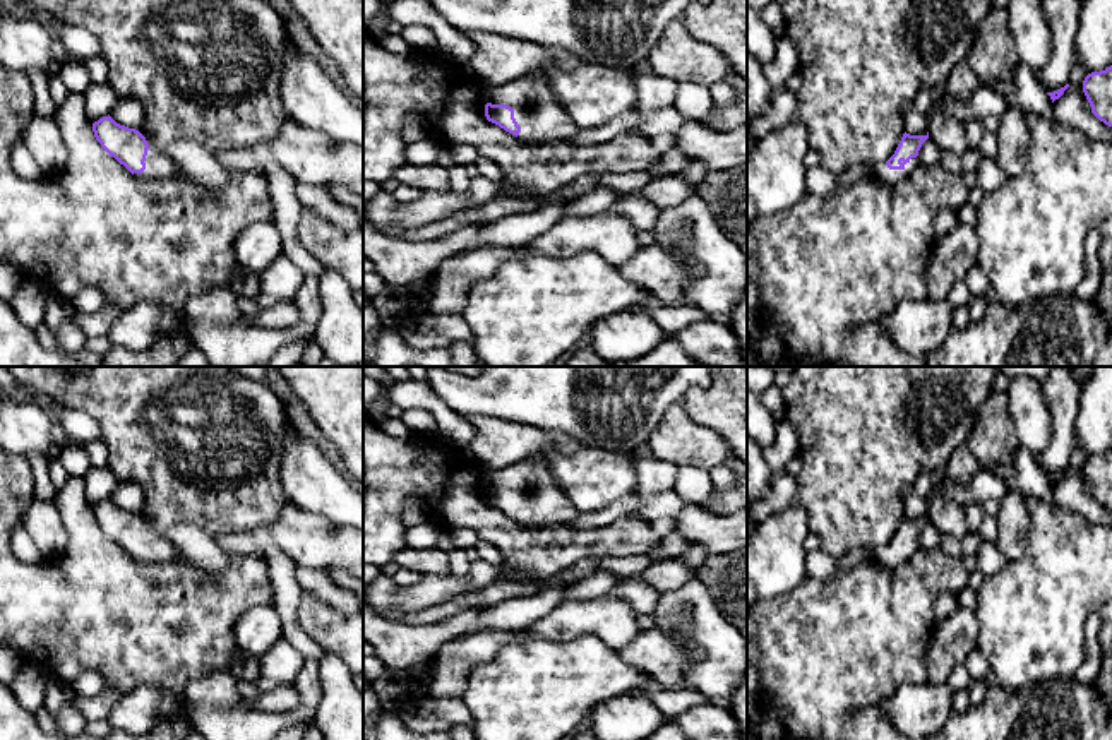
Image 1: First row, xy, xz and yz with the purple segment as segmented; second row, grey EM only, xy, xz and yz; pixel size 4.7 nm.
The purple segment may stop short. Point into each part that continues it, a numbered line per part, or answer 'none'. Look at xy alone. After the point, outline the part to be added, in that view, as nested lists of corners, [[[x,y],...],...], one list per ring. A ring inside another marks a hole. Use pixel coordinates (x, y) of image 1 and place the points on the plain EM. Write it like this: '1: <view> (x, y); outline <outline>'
1: xy (158, 550); outline [[[149,528],[146,540],[146,553],[142,557],[134,557],[139,564],[183,564],[192,565],[176,546],[173,546],[168,540],[159,536],[154,529]]]

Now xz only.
1: xz (537, 495); outline [[[528,457],[509,468],[487,469],[483,495],[487,486],[507,488],[514,493],[514,502],[521,510],[517,522],[524,528],[569,524],[579,516],[541,459]]]

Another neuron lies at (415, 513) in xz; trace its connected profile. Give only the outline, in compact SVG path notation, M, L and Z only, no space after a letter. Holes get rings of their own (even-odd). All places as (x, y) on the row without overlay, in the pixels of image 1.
M408 500L403 509L403 522L406 529L423 524L427 514L428 507L423 500Z

